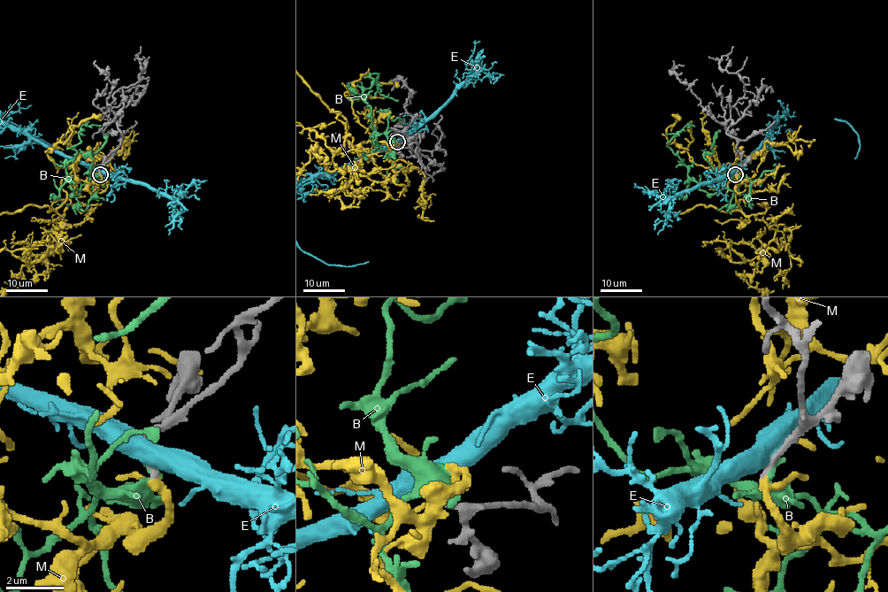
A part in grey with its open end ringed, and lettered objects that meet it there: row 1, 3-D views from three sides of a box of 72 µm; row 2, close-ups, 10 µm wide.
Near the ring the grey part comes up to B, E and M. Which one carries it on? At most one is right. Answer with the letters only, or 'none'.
M

